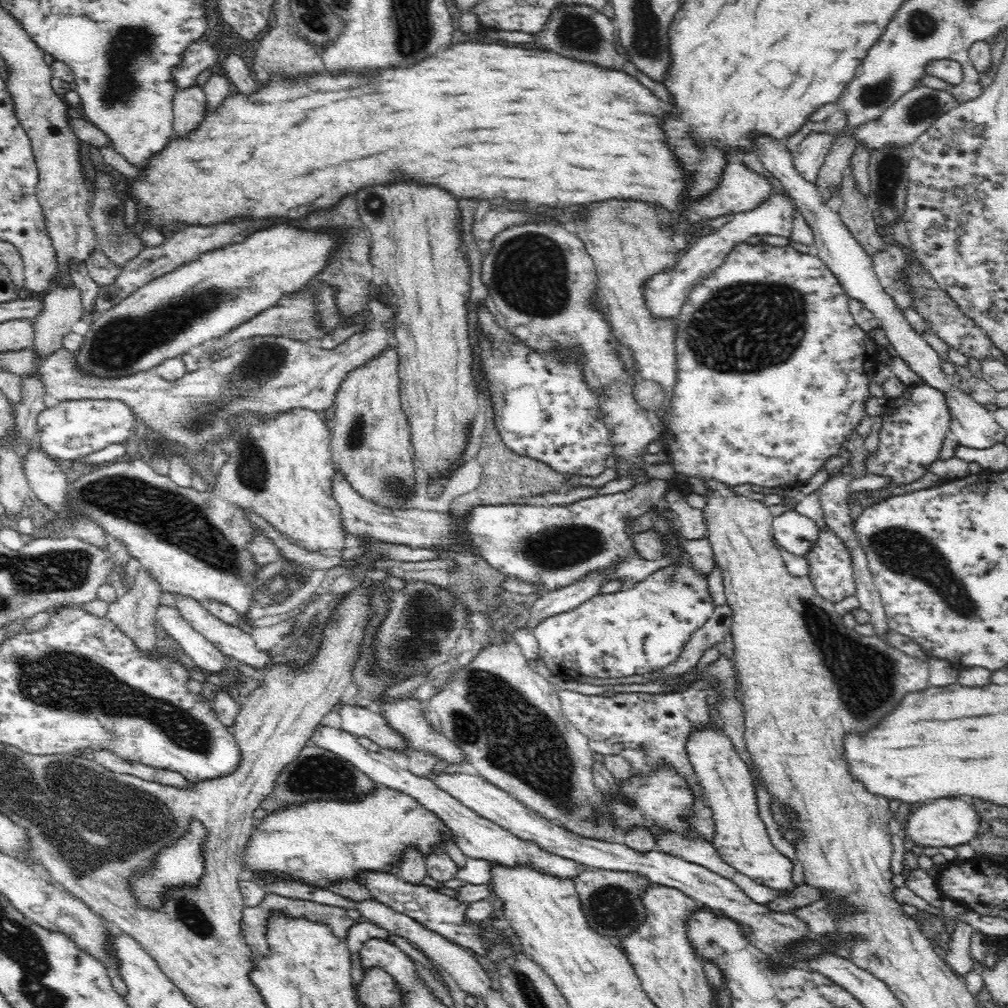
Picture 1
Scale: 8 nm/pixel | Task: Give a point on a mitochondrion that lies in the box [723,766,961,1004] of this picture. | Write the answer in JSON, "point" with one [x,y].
{"point":[783,817]}

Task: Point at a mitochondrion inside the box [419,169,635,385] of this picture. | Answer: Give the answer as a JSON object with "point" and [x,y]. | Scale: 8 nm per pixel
{"point":[529,274]}

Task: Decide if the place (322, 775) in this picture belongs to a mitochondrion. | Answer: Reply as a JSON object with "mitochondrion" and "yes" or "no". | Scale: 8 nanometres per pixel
{"mitochondrion":"yes"}

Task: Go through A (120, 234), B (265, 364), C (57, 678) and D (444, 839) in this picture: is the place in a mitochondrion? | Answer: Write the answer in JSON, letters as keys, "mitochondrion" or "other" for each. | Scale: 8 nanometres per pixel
{"A":"mitochondrion","B":"mitochondrion","C":"mitochondrion","D":"other"}

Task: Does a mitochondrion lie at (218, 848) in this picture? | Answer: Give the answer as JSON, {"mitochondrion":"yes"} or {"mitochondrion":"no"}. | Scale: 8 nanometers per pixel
{"mitochondrion":"no"}

